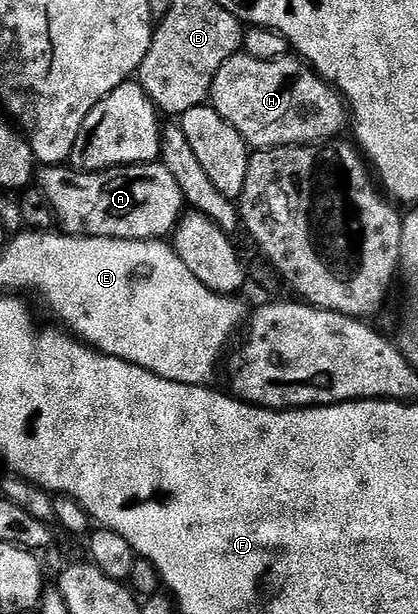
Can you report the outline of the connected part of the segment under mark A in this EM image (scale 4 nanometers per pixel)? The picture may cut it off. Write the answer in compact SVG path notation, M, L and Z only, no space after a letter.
M159 161L142 166L116 166L113 170L102 170L94 174L73 170L64 164L44 166L41 171L38 174L38 189L46 196L46 200L50 200L55 225L63 233L72 234L75 238L121 238L159 242L175 231L176 225L186 213L182 188L178 188L173 174L166 172Z

